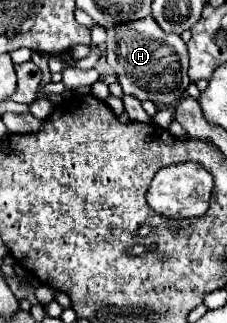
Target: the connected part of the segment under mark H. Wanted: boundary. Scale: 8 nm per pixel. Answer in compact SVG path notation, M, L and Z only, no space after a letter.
M151 16L141 18L137 22L125 22L121 26L115 26L113 30L105 30L105 32L107 32L107 42L105 42L107 64L117 74L117 80L125 94L131 94L139 100L151 100L159 106L175 106L185 96L185 90L191 84L191 78L187 74L187 70L189 70L187 44L181 40L179 34L165 34L165 30L161 30L161 26L157 26L157 22L153 22Z

